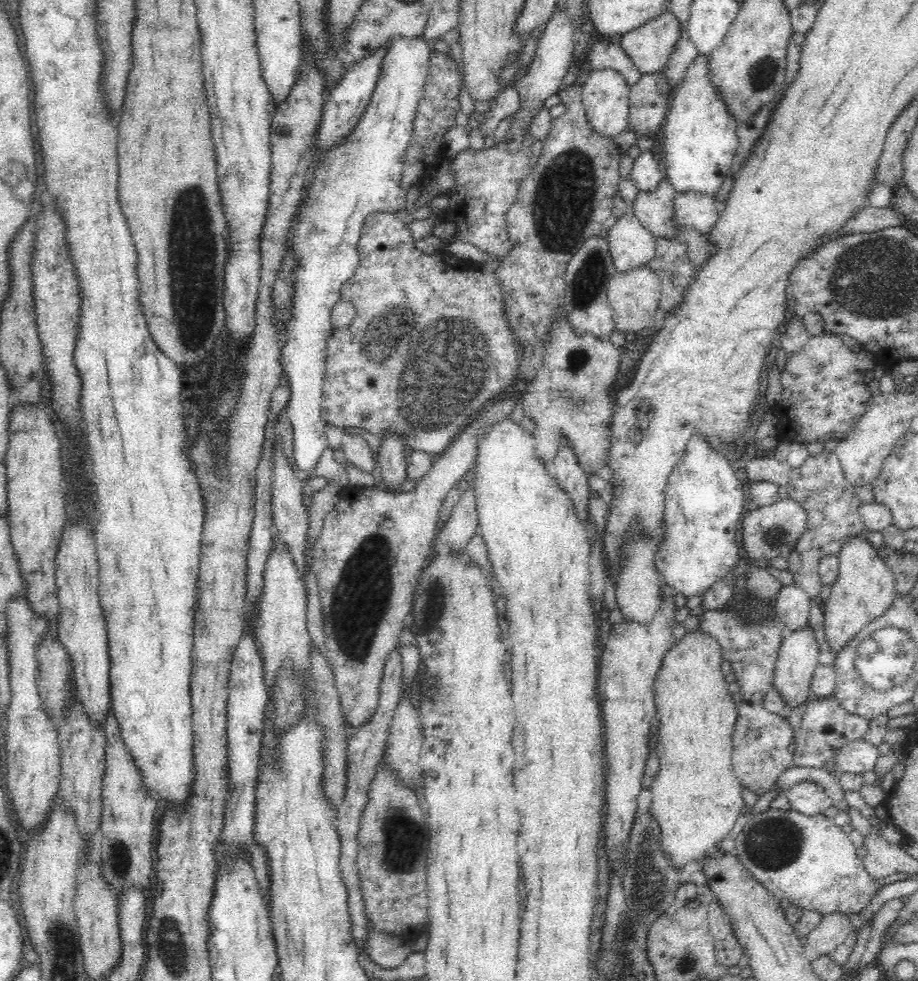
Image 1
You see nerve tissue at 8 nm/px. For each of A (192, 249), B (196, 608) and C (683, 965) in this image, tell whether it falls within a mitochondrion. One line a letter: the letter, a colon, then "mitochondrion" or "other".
A: mitochondrion
B: other
C: mitochondrion

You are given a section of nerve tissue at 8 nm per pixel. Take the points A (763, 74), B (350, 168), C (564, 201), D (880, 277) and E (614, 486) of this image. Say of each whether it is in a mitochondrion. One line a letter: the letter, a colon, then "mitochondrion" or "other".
A: mitochondrion
B: mitochondrion
C: mitochondrion
D: mitochondrion
E: other

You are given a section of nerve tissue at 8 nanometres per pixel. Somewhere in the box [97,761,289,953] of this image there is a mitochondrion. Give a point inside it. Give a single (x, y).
(119, 860)

